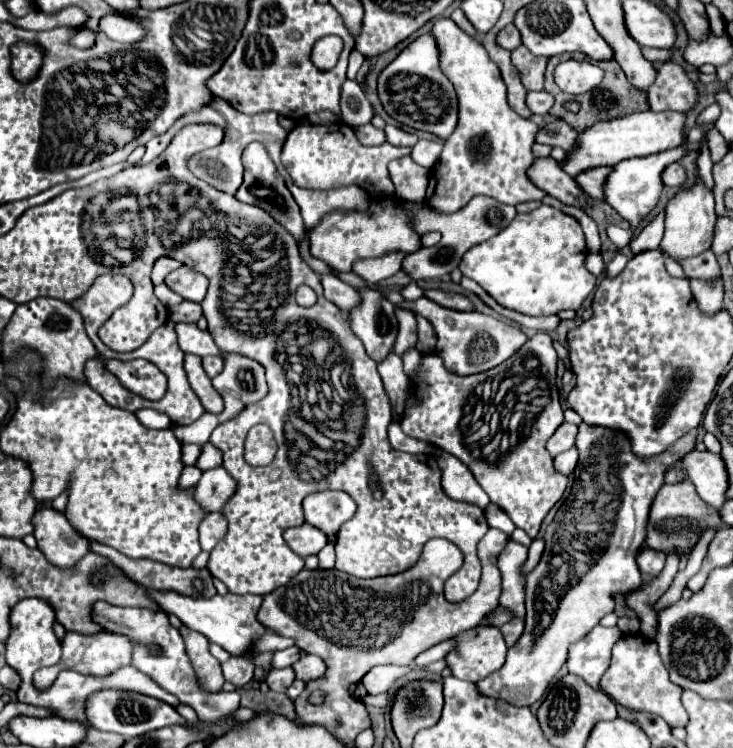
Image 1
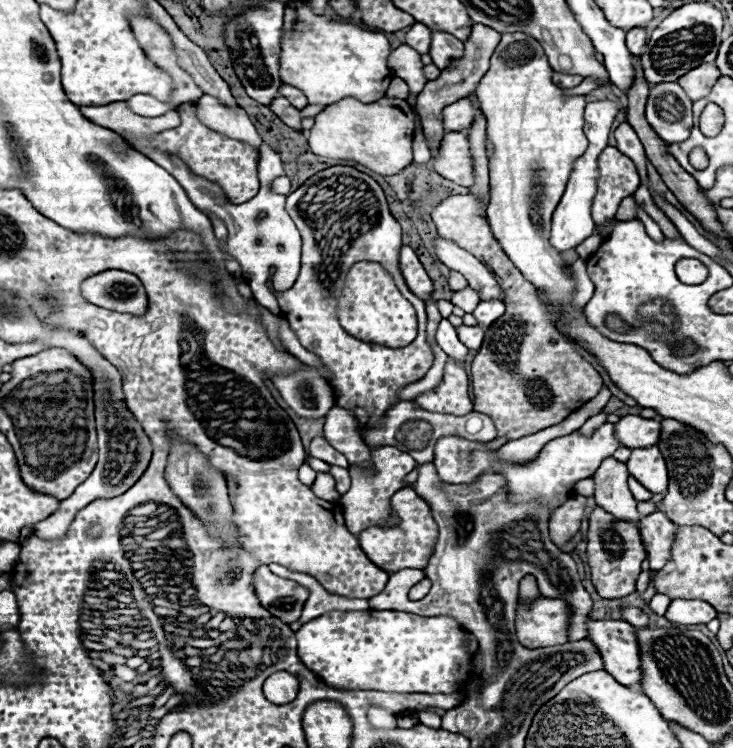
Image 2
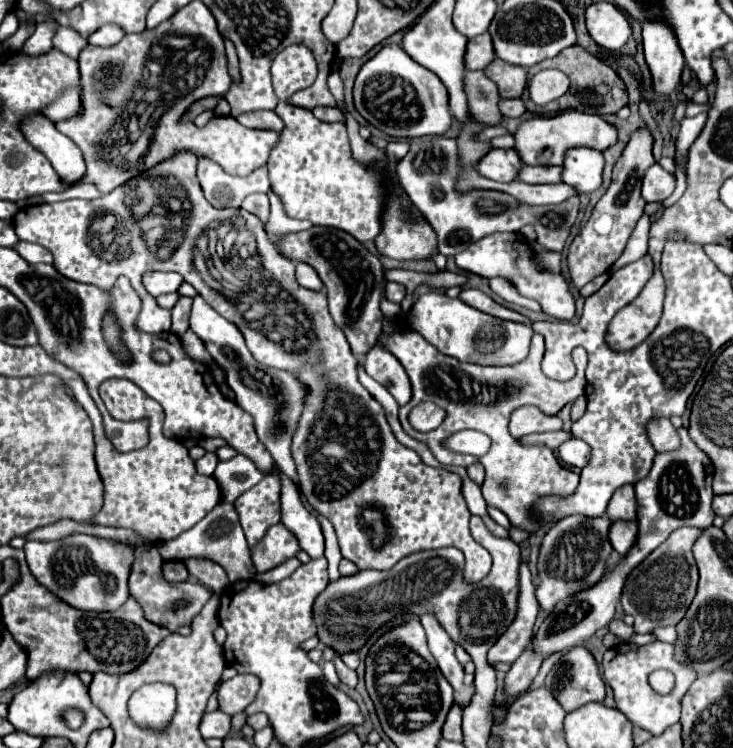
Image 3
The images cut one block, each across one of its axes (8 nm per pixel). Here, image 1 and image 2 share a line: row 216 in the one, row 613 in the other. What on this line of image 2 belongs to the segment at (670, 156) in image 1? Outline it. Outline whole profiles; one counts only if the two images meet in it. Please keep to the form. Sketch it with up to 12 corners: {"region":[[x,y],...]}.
{"region":[[624,608],[622,616],[632,626],[648,626],[640,608]]}

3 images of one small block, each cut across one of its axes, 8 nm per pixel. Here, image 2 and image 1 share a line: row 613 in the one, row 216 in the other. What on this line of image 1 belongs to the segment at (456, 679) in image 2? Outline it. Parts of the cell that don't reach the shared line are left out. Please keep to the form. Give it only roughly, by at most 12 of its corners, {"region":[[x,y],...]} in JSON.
{"region":[[394,198],[366,214],[334,212],[310,232],[310,254],[350,272],[390,250],[420,250]]}

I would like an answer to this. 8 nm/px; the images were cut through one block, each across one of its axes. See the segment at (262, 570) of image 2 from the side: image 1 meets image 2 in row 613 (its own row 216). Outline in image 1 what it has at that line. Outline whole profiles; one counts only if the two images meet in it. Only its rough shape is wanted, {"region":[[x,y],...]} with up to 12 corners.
{"region":[[262,144],[242,154],[236,198],[260,206],[300,244],[306,226]]}

